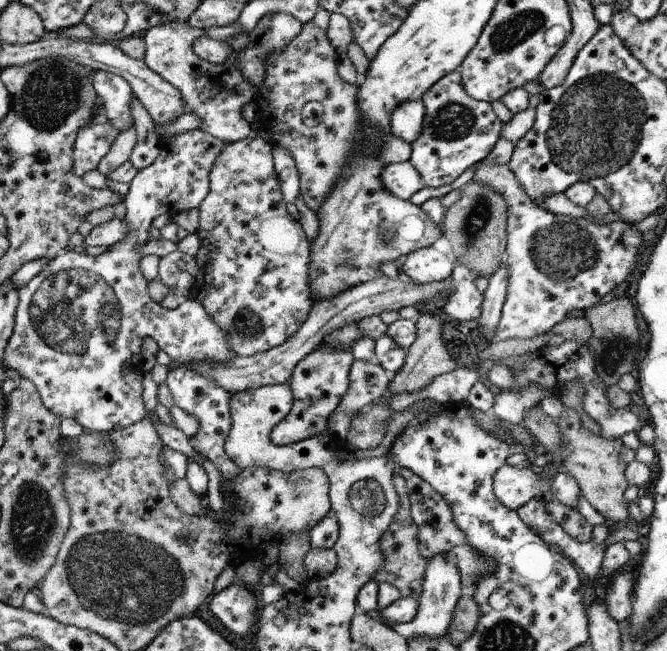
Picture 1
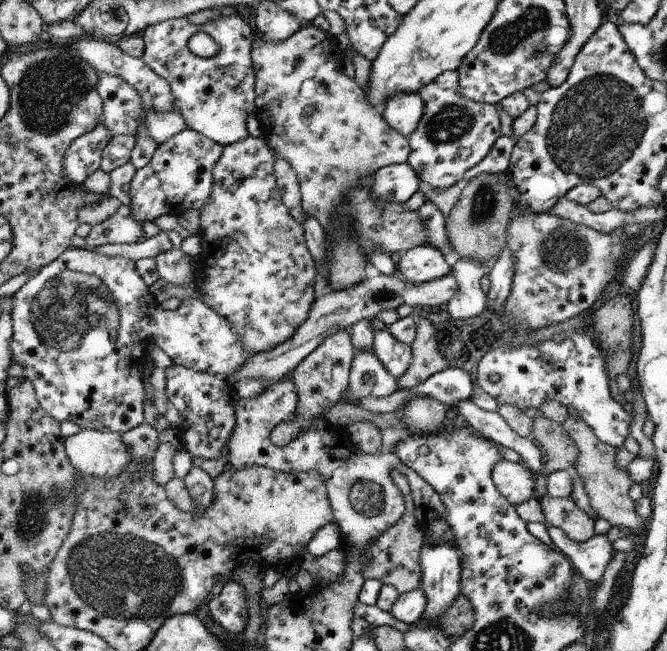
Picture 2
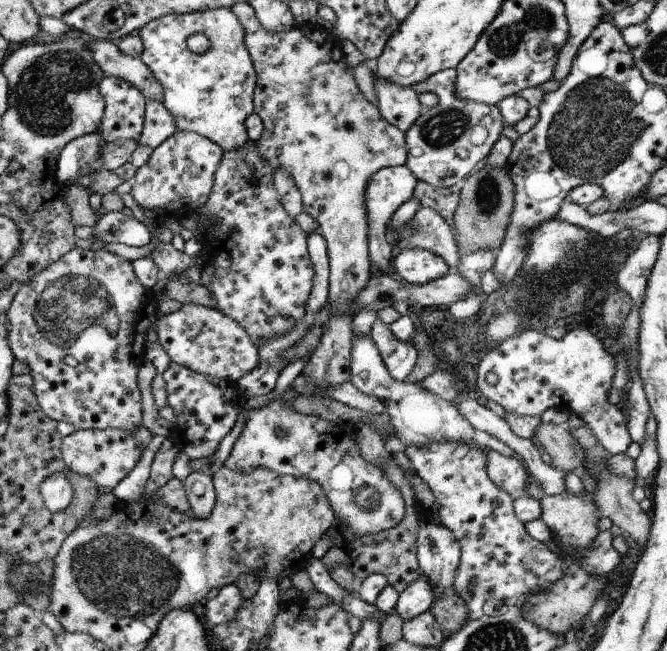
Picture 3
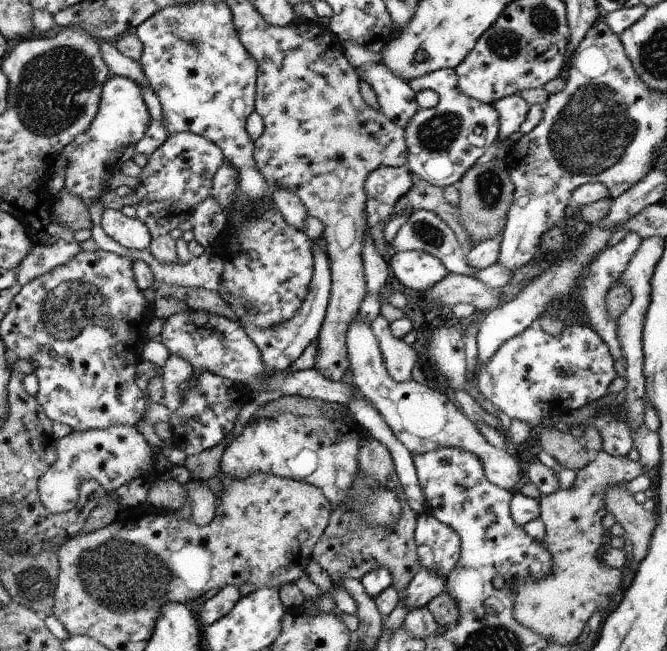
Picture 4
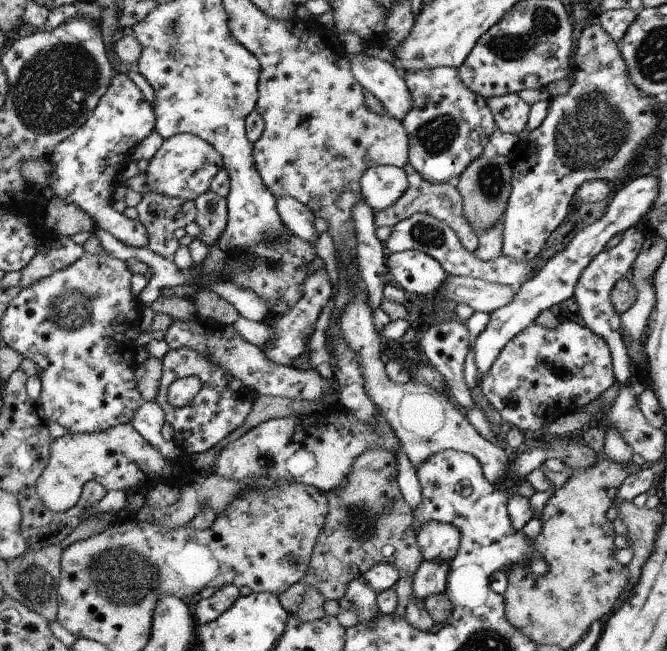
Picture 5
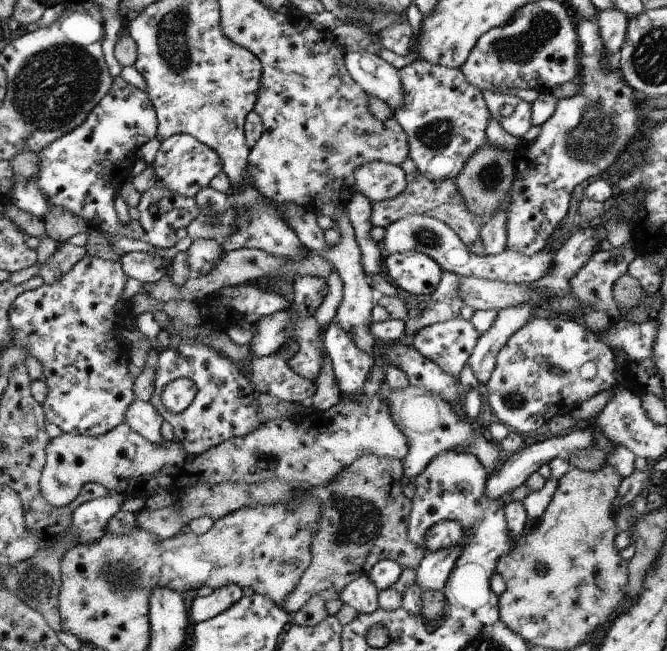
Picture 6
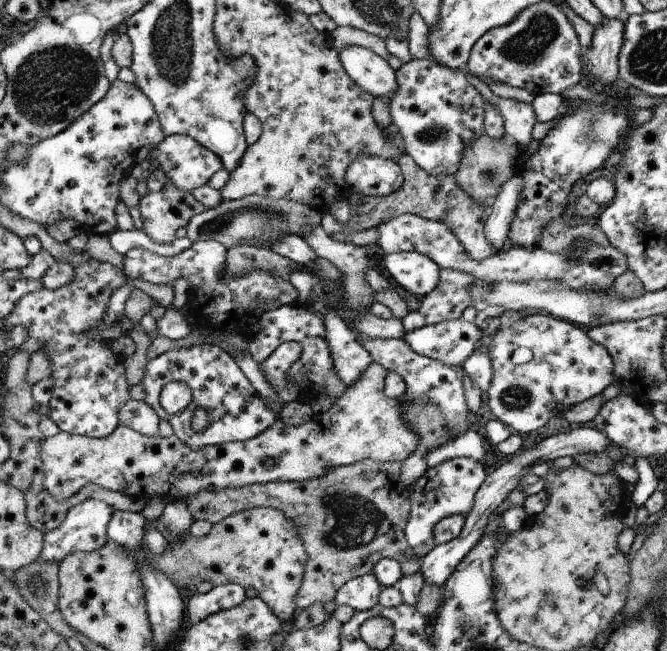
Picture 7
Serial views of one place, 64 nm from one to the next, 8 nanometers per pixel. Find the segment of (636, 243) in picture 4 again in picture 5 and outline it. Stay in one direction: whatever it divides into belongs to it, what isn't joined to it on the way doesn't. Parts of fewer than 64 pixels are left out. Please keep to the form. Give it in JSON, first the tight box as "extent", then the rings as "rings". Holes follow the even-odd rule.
{"extent":[574,228,646,385],"rings":[[[631,228],[623,236],[619,244],[610,250],[604,250],[597,256],[592,258],[592,262],[582,270],[578,282],[576,282],[576,289],[574,290],[574,298],[580,308],[580,314],[584,319],[585,326],[600,336],[608,348],[613,359],[613,372],[617,381],[622,385],[628,384],[631,376],[631,361],[628,356],[628,350],[623,342],[621,336],[621,321],[620,315],[612,306],[612,290],[614,286],[631,270],[634,260],[636,260],[640,247],[645,242],[646,236],[642,234],[637,228]]]}

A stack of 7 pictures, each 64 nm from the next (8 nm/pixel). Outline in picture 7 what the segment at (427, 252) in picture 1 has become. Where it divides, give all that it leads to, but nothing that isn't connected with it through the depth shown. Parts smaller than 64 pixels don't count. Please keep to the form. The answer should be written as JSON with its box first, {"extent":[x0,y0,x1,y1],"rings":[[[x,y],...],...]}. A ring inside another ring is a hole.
{"extent":[384,251,441,296],"rings":[[[416,251],[386,253],[384,266],[398,286],[416,296],[426,296],[437,287],[441,268],[428,256]]]}

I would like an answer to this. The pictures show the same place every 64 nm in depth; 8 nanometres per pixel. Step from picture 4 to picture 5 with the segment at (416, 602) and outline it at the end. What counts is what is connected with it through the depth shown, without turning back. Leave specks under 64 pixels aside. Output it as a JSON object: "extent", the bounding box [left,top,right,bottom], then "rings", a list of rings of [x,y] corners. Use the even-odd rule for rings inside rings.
{"extent":[413,560,451,601],"rings":[[[424,560],[413,577],[413,596],[424,601],[430,594],[445,592],[451,562]]]}

